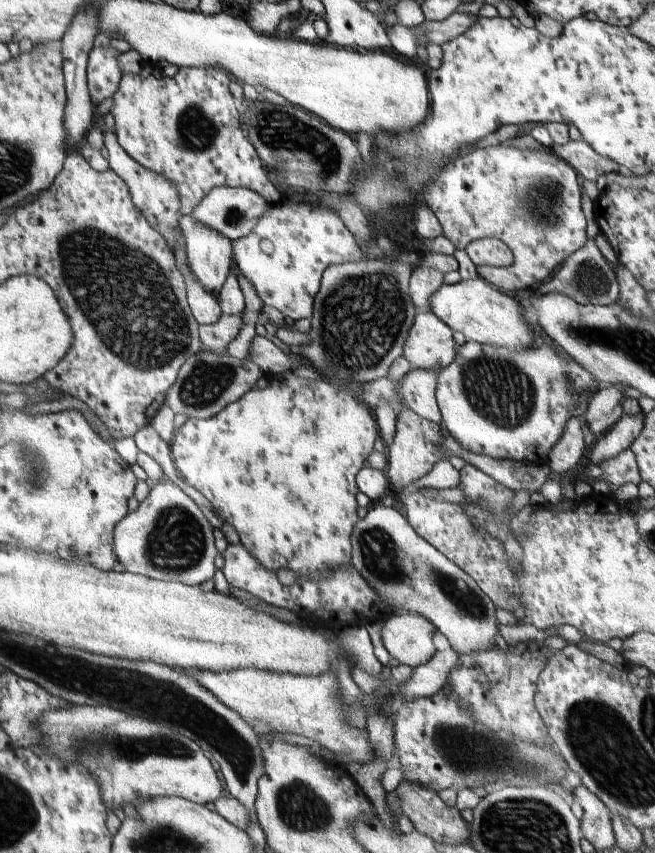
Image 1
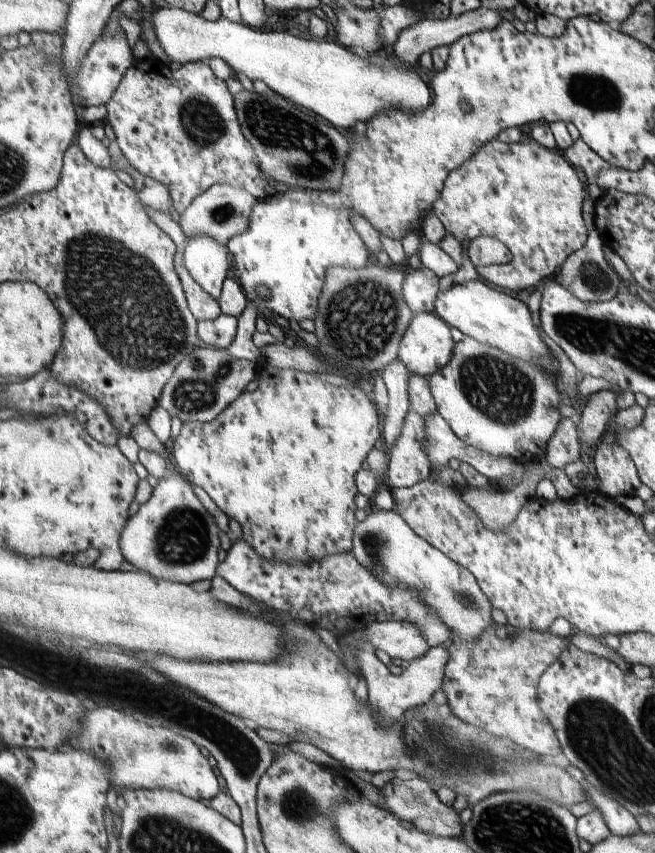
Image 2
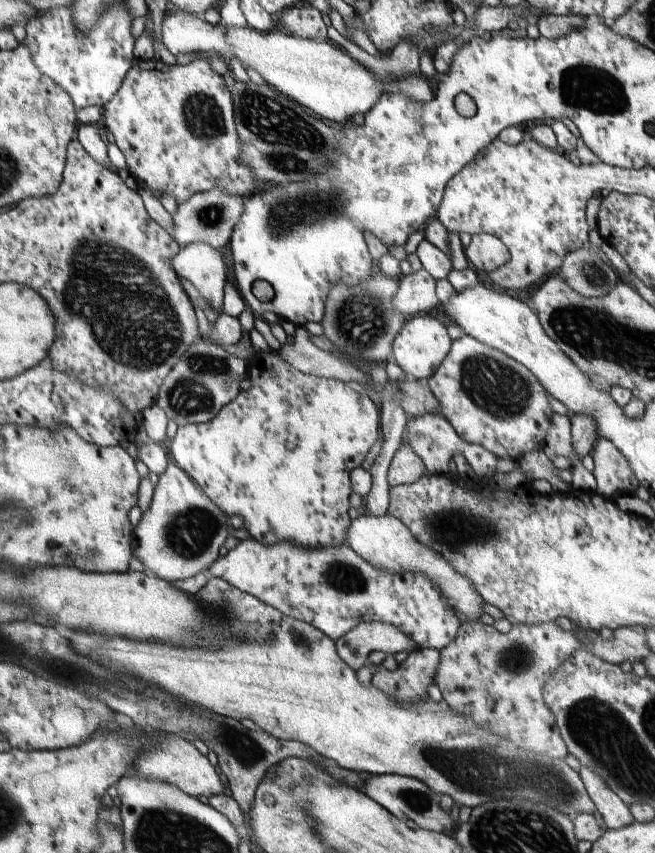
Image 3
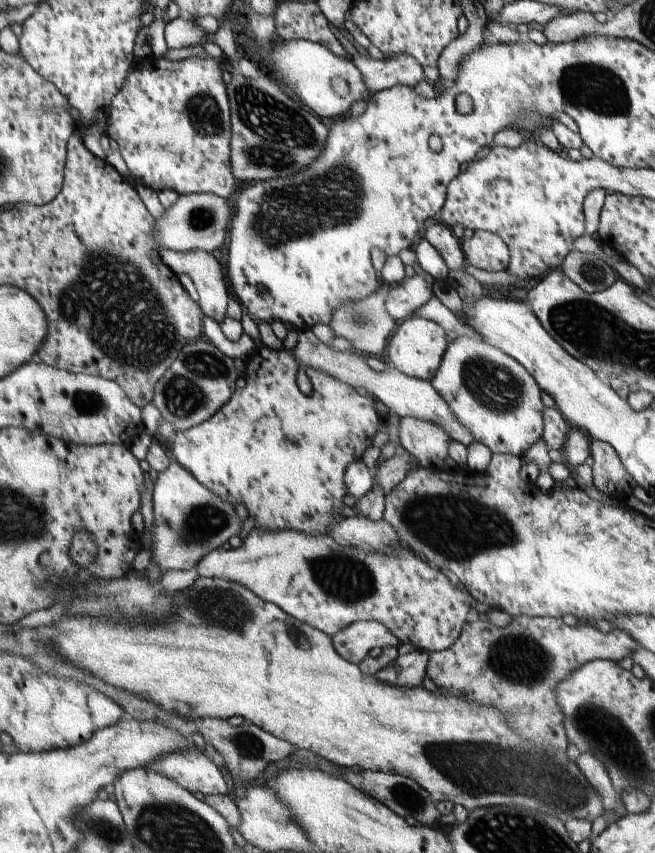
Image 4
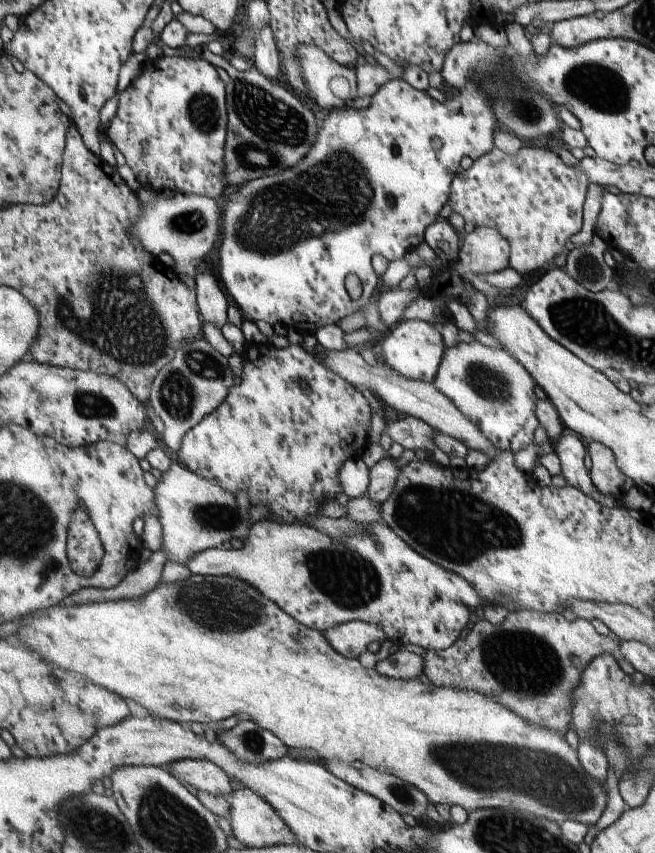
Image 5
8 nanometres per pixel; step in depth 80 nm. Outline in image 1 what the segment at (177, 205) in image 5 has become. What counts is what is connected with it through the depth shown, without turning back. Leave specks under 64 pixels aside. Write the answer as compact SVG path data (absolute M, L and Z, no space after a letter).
M214 187L190 215L206 226L217 230L221 235L235 241L253 232L253 228L257 226L261 216L269 210L269 206L272 205L260 193L254 192L252 189Z

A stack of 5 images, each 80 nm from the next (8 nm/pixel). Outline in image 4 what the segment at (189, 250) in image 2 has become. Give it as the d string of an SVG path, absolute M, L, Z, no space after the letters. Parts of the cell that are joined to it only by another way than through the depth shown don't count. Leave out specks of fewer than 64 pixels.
M164 248L160 250L160 259L173 272L185 277L192 286L193 291L200 297L202 312L220 323L227 315L227 302L230 296L228 295L227 281L224 277L224 272L222 272L222 266L214 257L214 254L200 249L176 252L175 250Z

